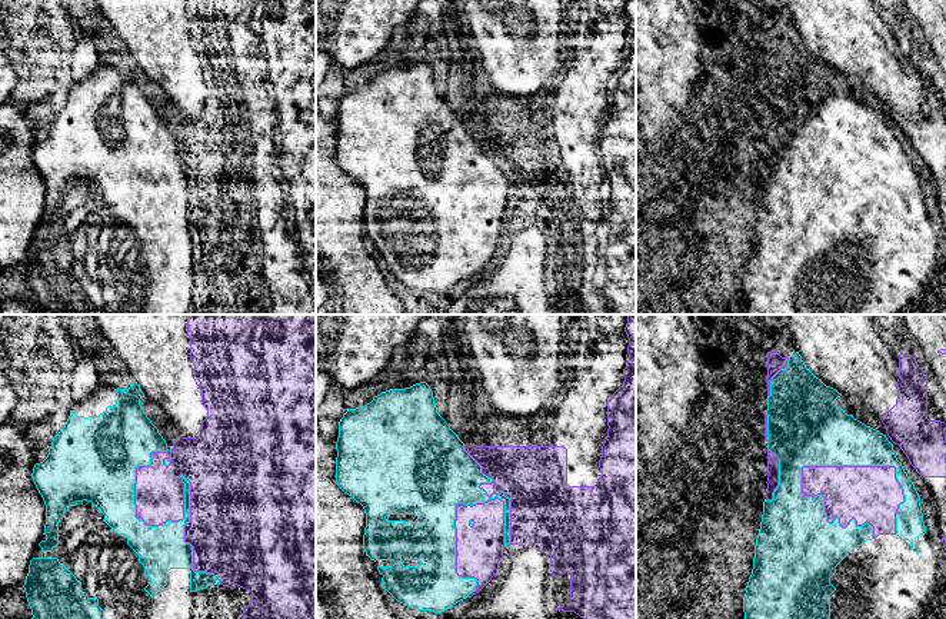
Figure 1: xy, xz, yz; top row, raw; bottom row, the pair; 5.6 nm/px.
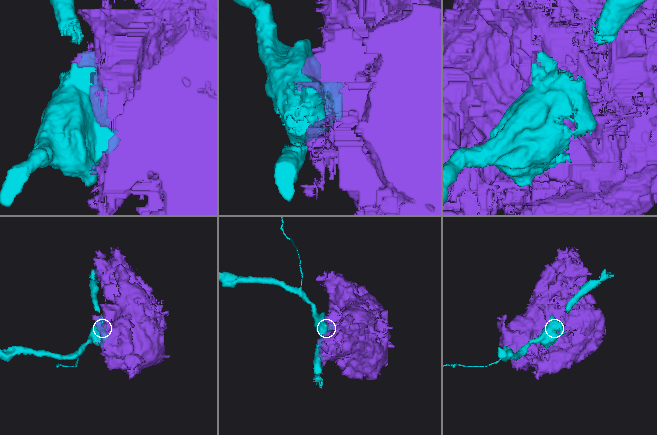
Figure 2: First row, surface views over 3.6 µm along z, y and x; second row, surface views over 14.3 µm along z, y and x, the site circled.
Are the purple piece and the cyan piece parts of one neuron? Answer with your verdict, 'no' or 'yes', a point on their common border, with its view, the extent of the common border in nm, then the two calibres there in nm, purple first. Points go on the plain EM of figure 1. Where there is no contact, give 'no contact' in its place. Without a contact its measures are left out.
no | xz (456, 189) | 850 nm | 260/460 nm

